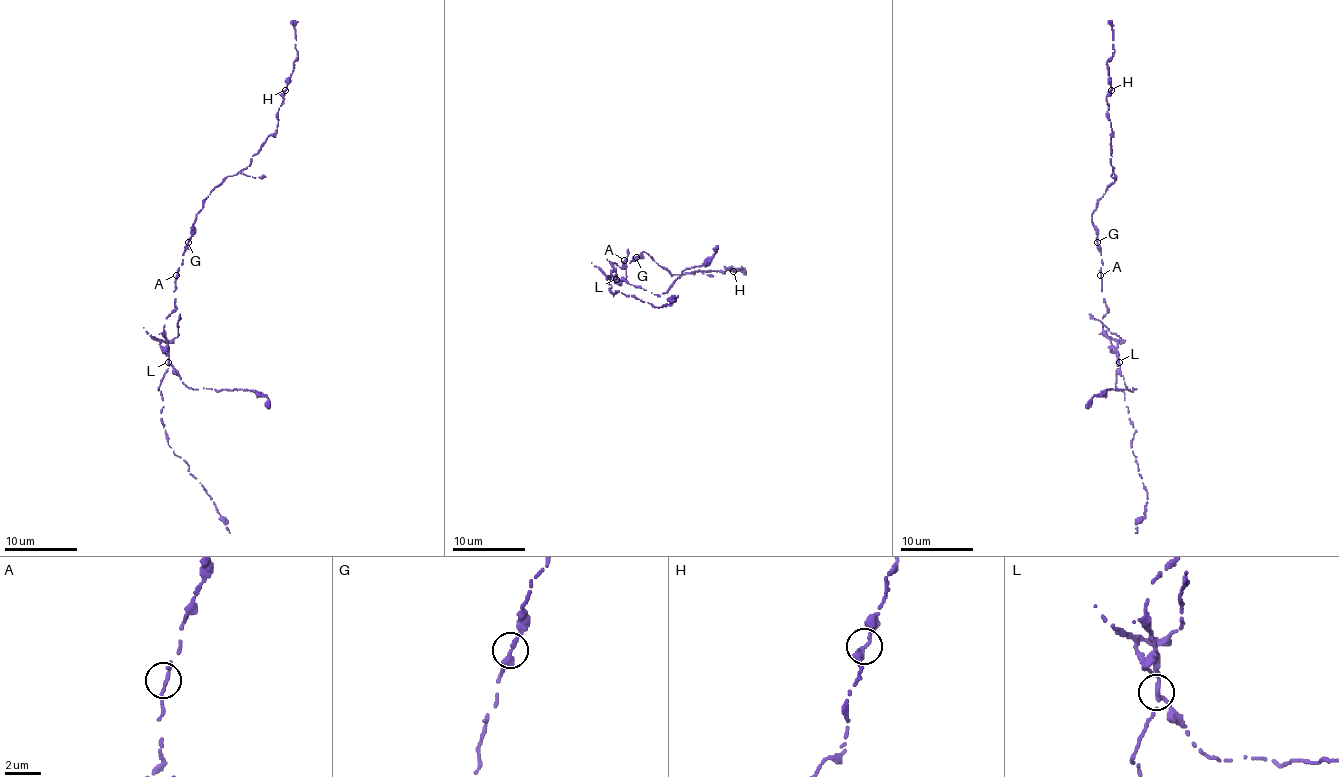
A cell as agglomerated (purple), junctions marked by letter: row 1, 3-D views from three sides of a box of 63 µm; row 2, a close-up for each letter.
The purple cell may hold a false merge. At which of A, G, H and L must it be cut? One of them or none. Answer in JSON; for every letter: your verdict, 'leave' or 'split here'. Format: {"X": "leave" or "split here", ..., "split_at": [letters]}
{"A": "leave", "G": "leave", "H": "leave", "L": "split here", "split_at": ["L"]}

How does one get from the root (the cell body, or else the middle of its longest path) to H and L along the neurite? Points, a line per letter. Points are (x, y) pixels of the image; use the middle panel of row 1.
H: (625, 260), (631, 262), (644, 251), (671, 275), (696, 271), (723, 273), (725, 267), (731, 266), (733, 271)
L: (625, 260), (622, 262), (624, 267), (611, 262), (616, 278)

